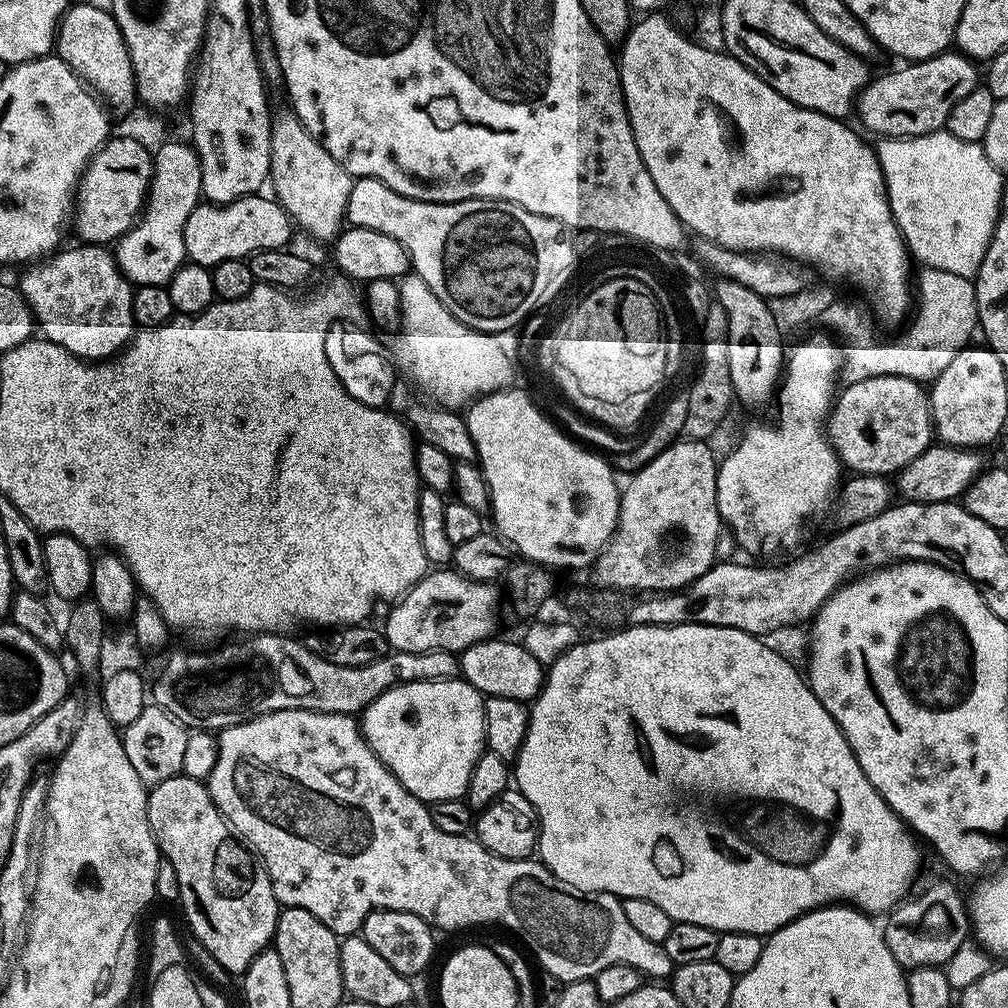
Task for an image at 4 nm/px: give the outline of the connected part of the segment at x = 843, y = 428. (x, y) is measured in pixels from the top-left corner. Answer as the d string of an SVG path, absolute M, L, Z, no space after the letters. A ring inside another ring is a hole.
M869 376L857 379L844 393L837 395L834 407L827 417L827 435L830 443L839 457L841 465L849 468L849 473L863 474L866 476L887 477L888 472L899 473L914 458L918 458L933 443L934 425L932 422L932 405L929 393L923 383L910 378L897 376Z

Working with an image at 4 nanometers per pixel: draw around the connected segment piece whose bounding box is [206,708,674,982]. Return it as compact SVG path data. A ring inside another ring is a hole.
M283 708L277 712L268 712L265 716L254 716L251 717L239 724L230 724L224 727L221 727L218 732L218 747L216 750L216 765L214 770L206 781L208 785L208 793L210 798L218 806L218 810L223 814L224 819L228 821L228 827L232 829L233 833L249 849L254 850L255 855L259 857L262 861L262 866L268 871L268 877L272 883L272 889L276 895L277 904L283 906L284 908L301 908L302 910L310 910L310 914L314 914L314 918L318 918L318 922L322 922L332 931L337 938L343 938L350 936L361 931L363 922L365 918L374 911L383 910L386 912L409 912L414 914L418 918L422 918L428 924L431 924L433 929L440 930L440 928L445 928L446 931L452 932L455 928L472 928L475 924L501 924L504 928L509 928L512 932L517 932L526 943L532 947L532 952L536 955L536 960L553 976L554 979L560 980L559 982L571 982L573 980L586 980L592 977L595 977L596 973L602 972L608 969L611 969L612 964L625 964L628 968L637 968L640 972L645 972L648 975L648 978L655 978L657 981L664 982L671 977L674 971L674 965L670 957L667 956L666 950L664 949L663 944L655 944L650 942L646 938L642 938L642 934L638 934L638 930L634 930L634 926L630 926L630 921L627 920L626 914L624 913L624 905L622 903L621 897L613 896L610 892L583 892L578 890L574 886L570 886L566 882L562 882L551 870L546 867L543 862L536 858L529 858L527 860L507 860L501 856L495 856L494 853L488 852L482 845L478 843L471 835L467 836L444 836L441 834L435 827L432 825L432 814L429 808L429 805L425 801L420 800L414 794L410 794L410 790L403 788L398 782L398 778L395 774L392 773L385 766L380 759L374 754L374 750L369 746L367 740L364 739L364 734L359 723L356 724L351 715L342 713L342 712L314 712L311 708Z

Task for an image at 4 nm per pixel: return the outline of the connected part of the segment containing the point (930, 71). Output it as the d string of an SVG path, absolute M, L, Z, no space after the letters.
M959 50L940 52L934 58L926 58L915 62L905 63L904 68L897 72L884 72L880 77L873 79L868 87L860 93L855 105L855 115L860 115L860 120L872 132L877 132L877 137L892 137L894 139L906 139L912 136L930 134L943 129L950 118L950 110L958 106L966 94L970 94L982 80L982 72L978 69L977 61L970 59Z

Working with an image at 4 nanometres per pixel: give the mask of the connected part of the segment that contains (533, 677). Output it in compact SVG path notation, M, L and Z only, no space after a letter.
M489 638L479 640L474 646L465 648L459 653L460 660L459 675L470 686L474 686L485 698L497 696L507 700L519 700L521 702L531 702L544 686L546 675L545 665L534 658L524 649L523 643L511 644L508 640L496 640Z

